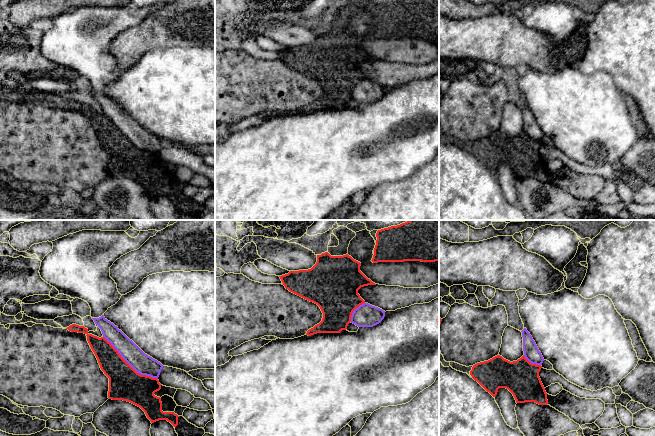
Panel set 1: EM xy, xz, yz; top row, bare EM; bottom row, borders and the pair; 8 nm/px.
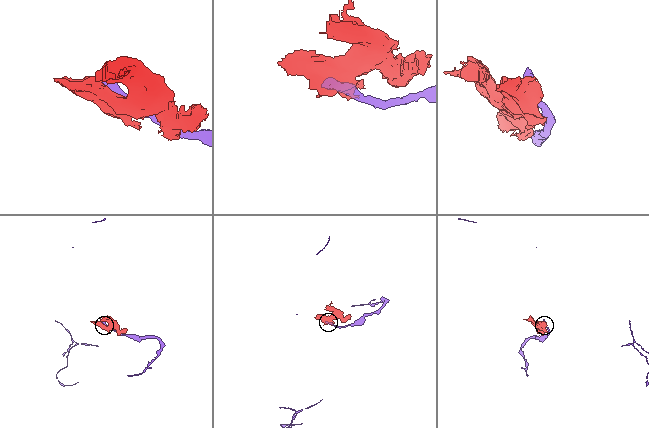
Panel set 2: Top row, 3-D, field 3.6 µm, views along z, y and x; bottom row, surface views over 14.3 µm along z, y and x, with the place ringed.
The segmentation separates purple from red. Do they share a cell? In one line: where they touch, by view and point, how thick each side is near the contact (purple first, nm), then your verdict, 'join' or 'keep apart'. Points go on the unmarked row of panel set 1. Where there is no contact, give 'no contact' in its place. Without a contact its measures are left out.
xy (129, 140) | 160/260 nm | keep apart

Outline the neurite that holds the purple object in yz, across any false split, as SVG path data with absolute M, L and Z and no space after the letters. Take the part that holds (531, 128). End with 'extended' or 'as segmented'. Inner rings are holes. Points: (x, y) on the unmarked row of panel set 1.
M524 104L522 107L523 127L525 134L532 140L542 141L544 134L530 109Z; as segmented

